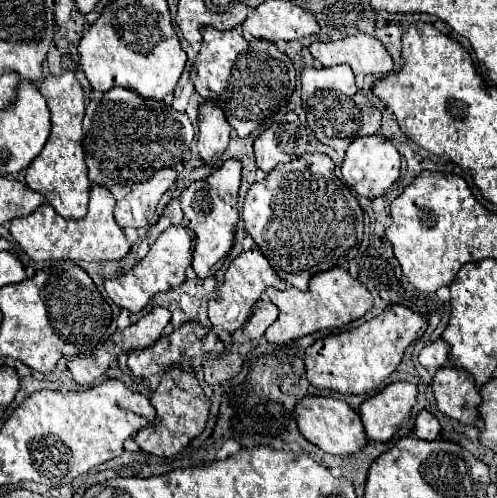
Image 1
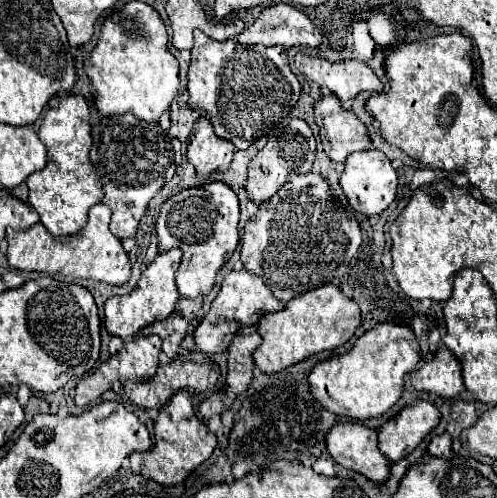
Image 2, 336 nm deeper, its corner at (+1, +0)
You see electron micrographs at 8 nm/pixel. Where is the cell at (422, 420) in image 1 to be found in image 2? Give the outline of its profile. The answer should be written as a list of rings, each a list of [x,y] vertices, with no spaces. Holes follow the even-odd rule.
[[[445,432],[445,434],[439,434],[439,436],[431,438],[429,452],[433,456],[439,456],[439,458],[449,458],[451,456],[451,436]]]

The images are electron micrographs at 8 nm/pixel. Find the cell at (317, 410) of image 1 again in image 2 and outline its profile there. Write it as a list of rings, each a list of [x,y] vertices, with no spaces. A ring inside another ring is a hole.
[[[361,422],[335,424],[325,436],[327,452],[339,466],[377,482],[387,480],[389,466],[377,446],[377,430],[371,430]]]

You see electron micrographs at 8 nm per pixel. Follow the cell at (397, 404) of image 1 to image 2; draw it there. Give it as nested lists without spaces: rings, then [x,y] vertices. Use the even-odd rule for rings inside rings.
[[[427,400],[407,404],[395,418],[379,428],[379,450],[383,450],[391,462],[401,460],[439,424],[439,418],[439,410]]]

